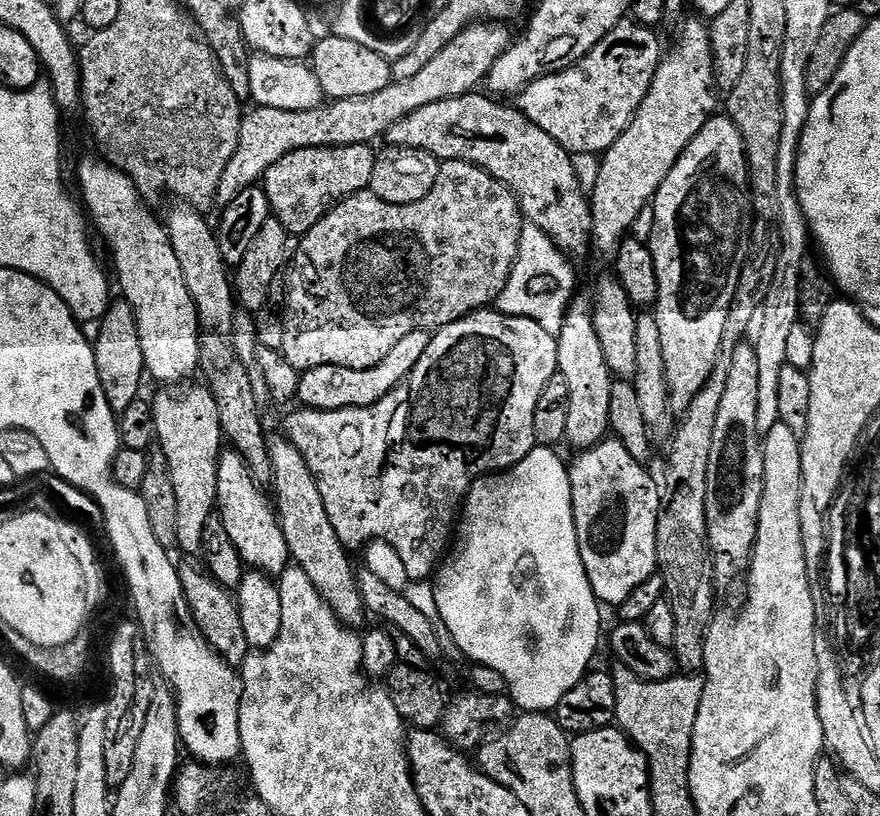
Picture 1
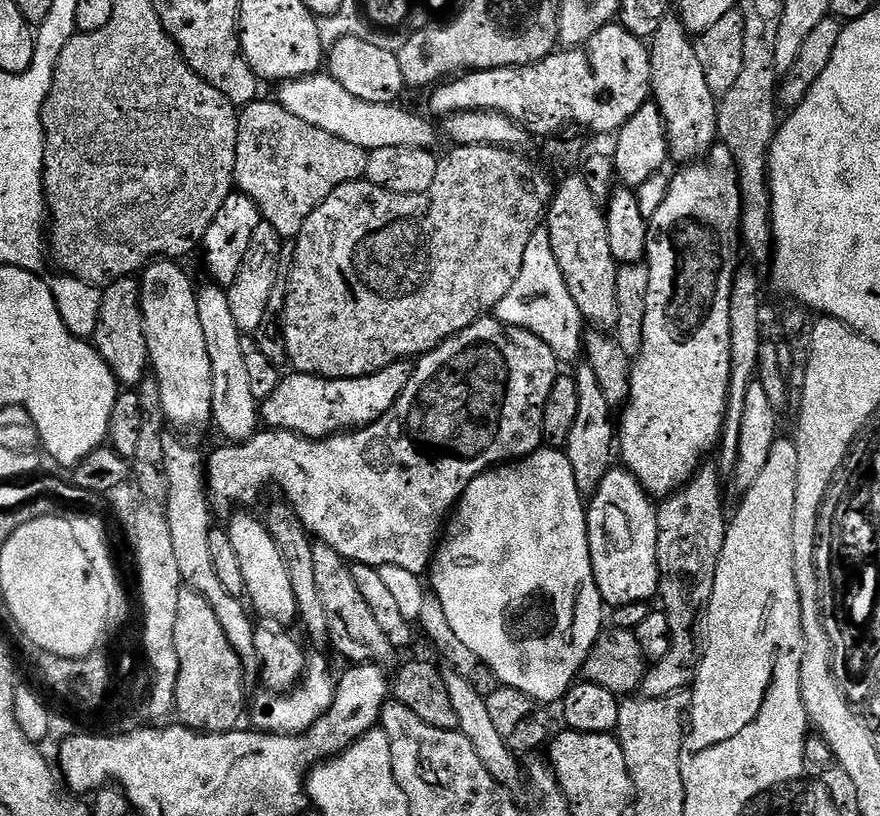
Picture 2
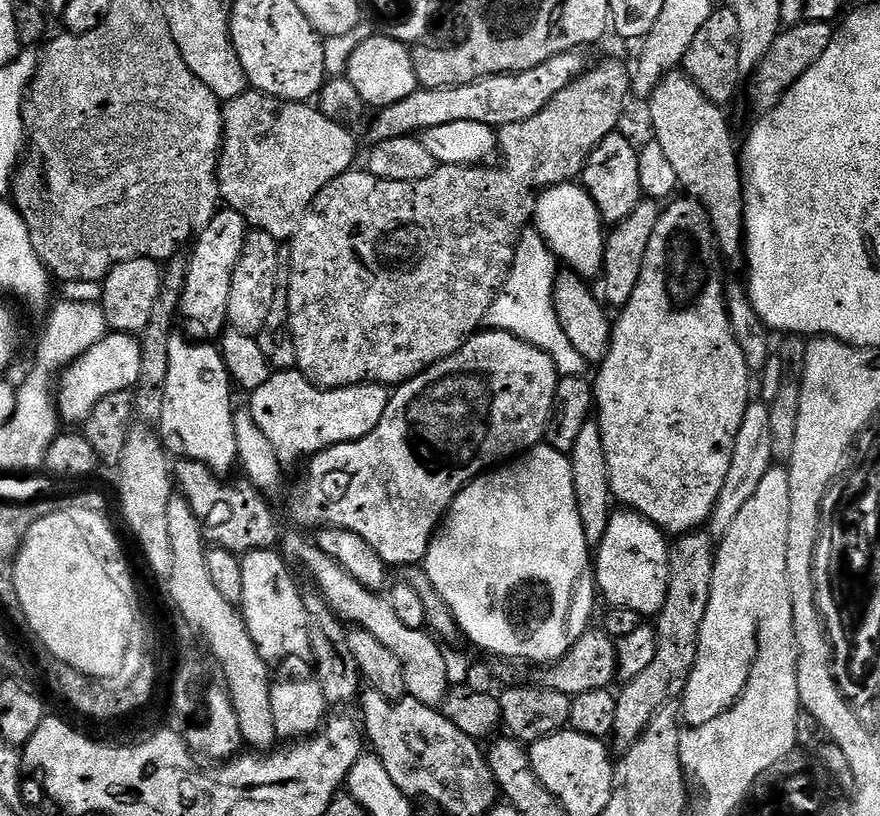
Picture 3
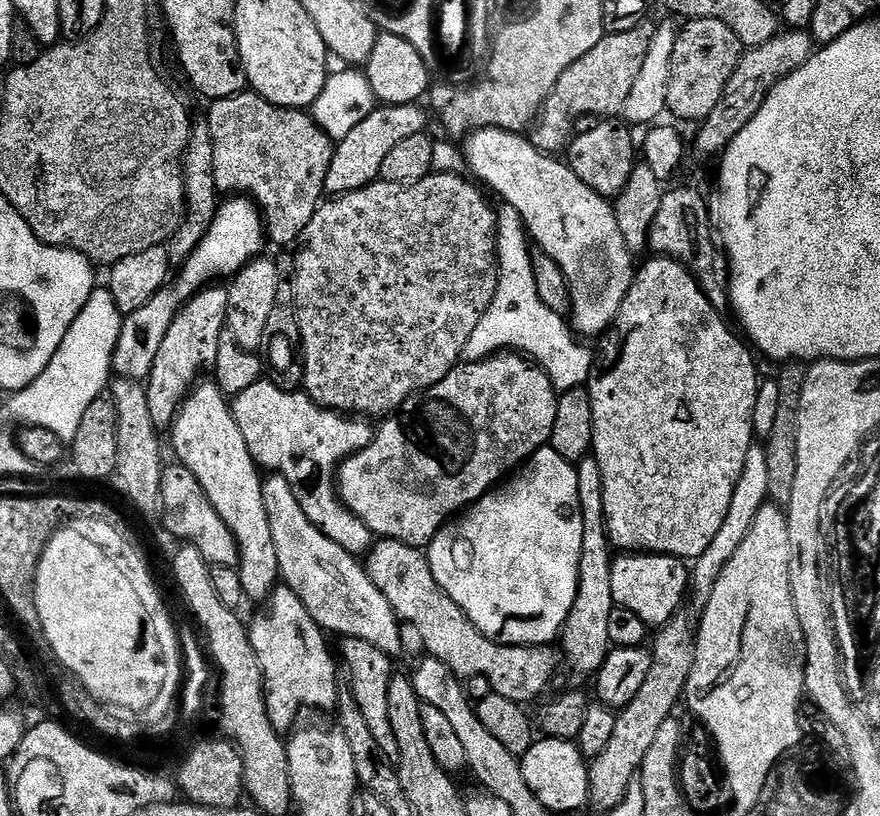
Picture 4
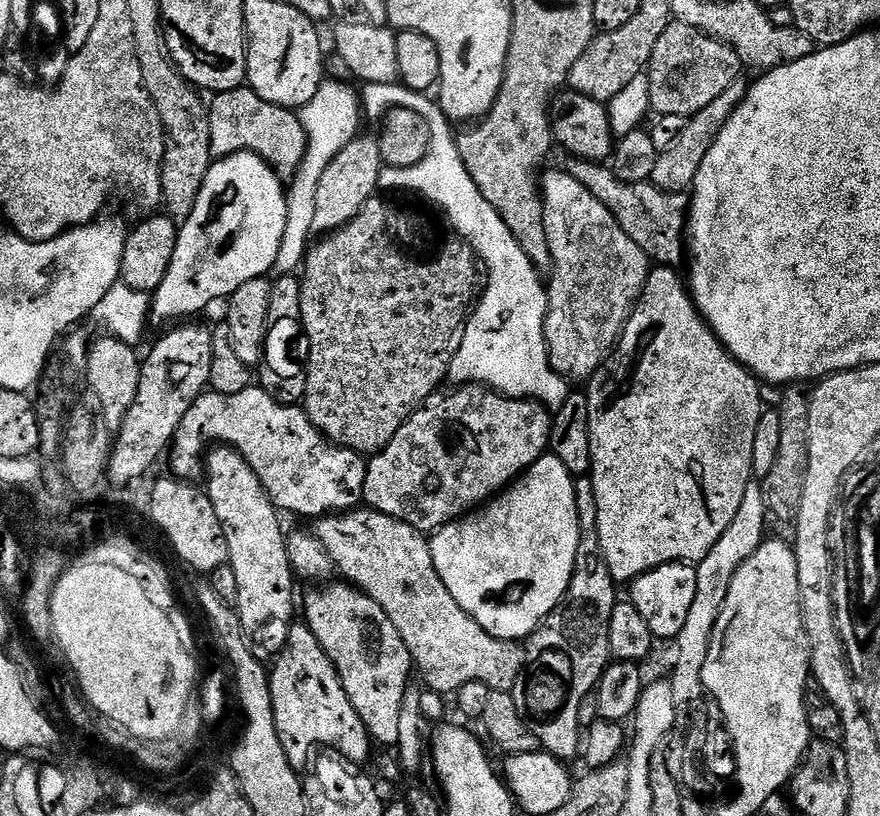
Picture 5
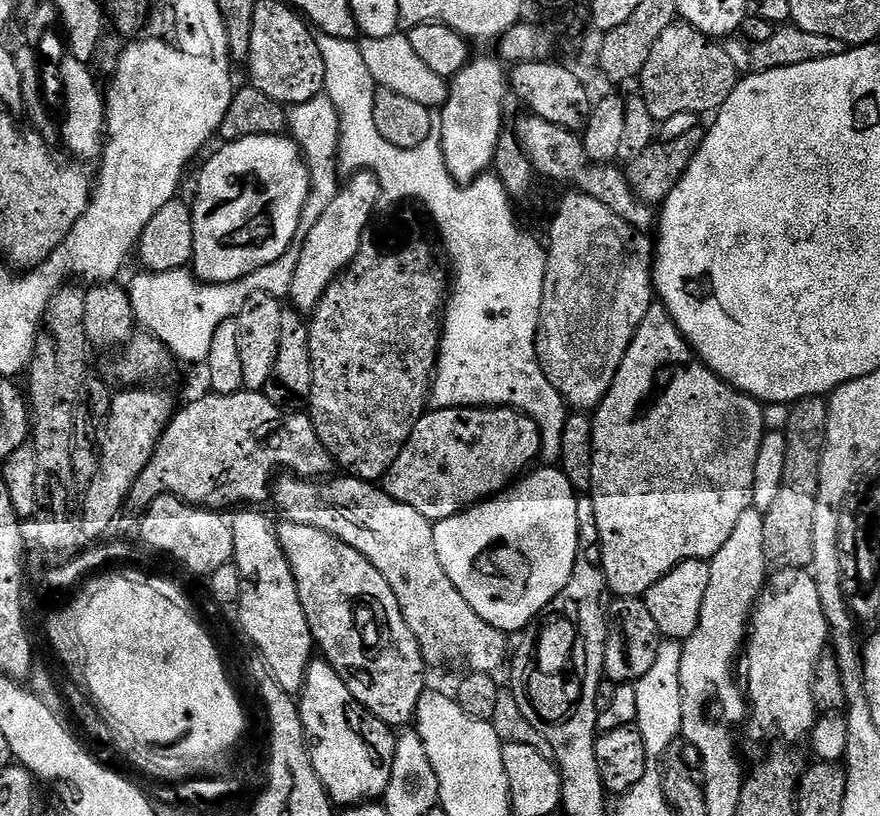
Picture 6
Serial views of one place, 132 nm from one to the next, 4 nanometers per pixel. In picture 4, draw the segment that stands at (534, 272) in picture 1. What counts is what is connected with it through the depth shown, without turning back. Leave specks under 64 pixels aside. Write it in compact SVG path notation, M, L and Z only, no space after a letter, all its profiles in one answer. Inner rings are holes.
M501 203L496 208L498 286L482 322L474 326L470 342L466 342L463 359L475 362L511 350L539 364L541 370L550 378L552 385L556 387L557 393L583 388L592 377L593 349L579 344L584 342L574 335L569 321L554 310L550 310L550 306L545 306L542 298L538 298L538 286L534 286L532 253L530 237L520 220L518 210L514 210L514 206Z

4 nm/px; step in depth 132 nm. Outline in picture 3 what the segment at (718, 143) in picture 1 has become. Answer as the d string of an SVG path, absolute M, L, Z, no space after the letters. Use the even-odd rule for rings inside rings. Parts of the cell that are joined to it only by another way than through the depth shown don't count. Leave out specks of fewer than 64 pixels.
M691 198L680 199L673 199L667 205L669 208L665 207L661 211L658 226L654 226L654 234L650 234L650 246L646 246L646 258L642 262L638 286L634 286L630 302L626 302L624 309L617 315L620 317L615 317L612 325L612 345L604 361L598 365L597 372L600 373L594 376L594 408L598 416L600 412L598 423L602 430L602 446L606 446L606 462L610 466L610 486L615 503L646 517L651 524L658 526L661 532L672 538L703 529L711 520L718 494L722 494L722 486L726 483L726 474L730 470L730 458L734 458L734 438L738 438L738 430L742 427L742 414L746 414L750 403L750 373L746 358L742 358L742 349L734 338L734 330L730 330L726 284L725 281L720 281L722 257L716 246L712 223L698 201Z

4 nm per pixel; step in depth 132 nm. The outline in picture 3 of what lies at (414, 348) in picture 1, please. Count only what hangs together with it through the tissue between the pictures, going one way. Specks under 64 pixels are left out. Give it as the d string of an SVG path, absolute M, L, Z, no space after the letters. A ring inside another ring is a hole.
M276 370L272 377L258 390L250 393L249 404L246 404L246 411L258 422L262 434L270 438L274 450L278 454L280 463L291 466L295 460L303 461L311 458L318 452L325 452L336 444L349 444L355 440L366 438L366 434L373 432L382 422L386 414L386 406L390 392L383 384L355 384L349 388L317 388L303 372L299 370Z

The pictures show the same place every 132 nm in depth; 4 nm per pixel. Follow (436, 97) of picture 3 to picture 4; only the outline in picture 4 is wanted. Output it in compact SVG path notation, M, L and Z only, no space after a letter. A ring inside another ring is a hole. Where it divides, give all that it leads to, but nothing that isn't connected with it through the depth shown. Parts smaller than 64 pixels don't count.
M419 103L377 106L370 118L358 122L358 126L354 126L354 130L350 130L350 134L346 134L346 138L338 141L332 149L330 170L326 170L325 193L335 198L377 183L380 180L382 162L386 162L386 154L390 154L390 150L394 150L394 146L398 146L402 138L418 134L429 127L429 113L424 113L420 107Z

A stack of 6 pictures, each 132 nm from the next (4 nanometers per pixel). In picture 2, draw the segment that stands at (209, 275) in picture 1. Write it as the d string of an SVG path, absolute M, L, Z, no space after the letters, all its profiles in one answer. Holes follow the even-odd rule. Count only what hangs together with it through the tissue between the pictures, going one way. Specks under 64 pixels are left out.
M204 282L204 285L199 285L196 301L198 319L202 321L202 335L206 337L206 351L210 353L211 423L216 424L217 430L225 436L225 441L243 444L245 440L256 435L261 423L258 402L254 394L250 394L250 374L246 370L246 357L242 355L242 342L245 337L234 323L228 293L219 284Z

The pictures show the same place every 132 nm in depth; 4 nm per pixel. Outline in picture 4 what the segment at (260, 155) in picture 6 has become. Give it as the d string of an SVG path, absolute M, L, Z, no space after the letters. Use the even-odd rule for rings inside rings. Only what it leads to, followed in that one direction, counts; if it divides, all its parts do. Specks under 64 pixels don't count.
M240 194L225 199L217 208L208 232L188 260L178 268L170 286L161 288L154 293L148 304L126 316L121 326L116 352L113 354L111 371L117 377L128 377L129 380L139 382L147 381L154 366L154 358L158 358L158 346L162 346L162 338L166 338L170 322L174 322L184 303L195 296L201 288L219 281L216 280L219 276L231 278L237 272L241 272L251 260L265 251L264 244L266 245L264 221L255 203Z

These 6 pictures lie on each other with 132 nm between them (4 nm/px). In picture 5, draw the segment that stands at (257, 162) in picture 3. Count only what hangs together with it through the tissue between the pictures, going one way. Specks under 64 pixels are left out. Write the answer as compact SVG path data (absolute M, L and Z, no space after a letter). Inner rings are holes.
M245 86L215 93L211 97L208 114L213 157L252 152L262 157L281 178L295 176L298 166L302 166L302 158L306 154L306 130L293 109L266 102L255 90Z

